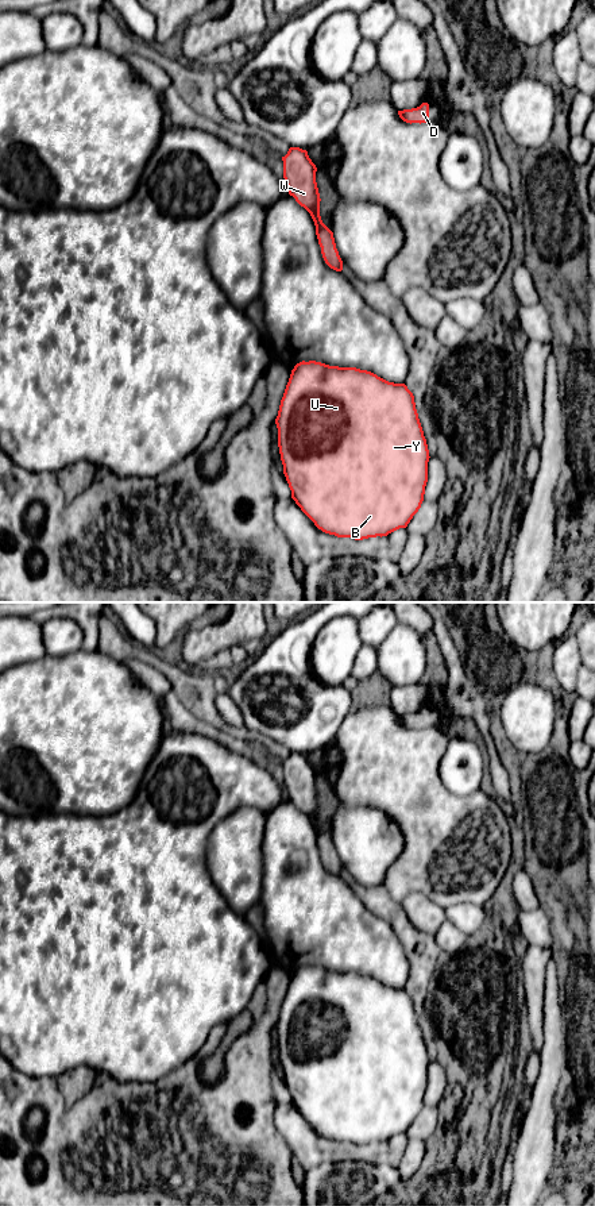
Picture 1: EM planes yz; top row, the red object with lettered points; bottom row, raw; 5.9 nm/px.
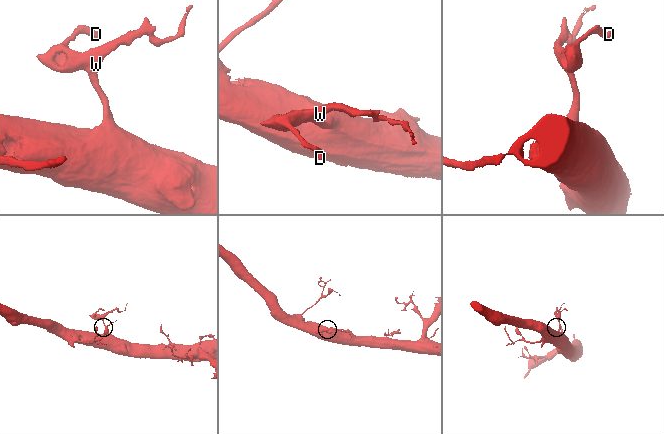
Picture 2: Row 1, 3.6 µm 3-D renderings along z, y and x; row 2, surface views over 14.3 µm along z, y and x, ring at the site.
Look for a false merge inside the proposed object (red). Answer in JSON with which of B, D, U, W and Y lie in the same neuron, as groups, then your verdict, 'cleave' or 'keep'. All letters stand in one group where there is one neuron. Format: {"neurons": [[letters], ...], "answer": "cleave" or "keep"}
{"neurons": [["B", "D", "U", "W", "Y"]], "answer": "keep"}

